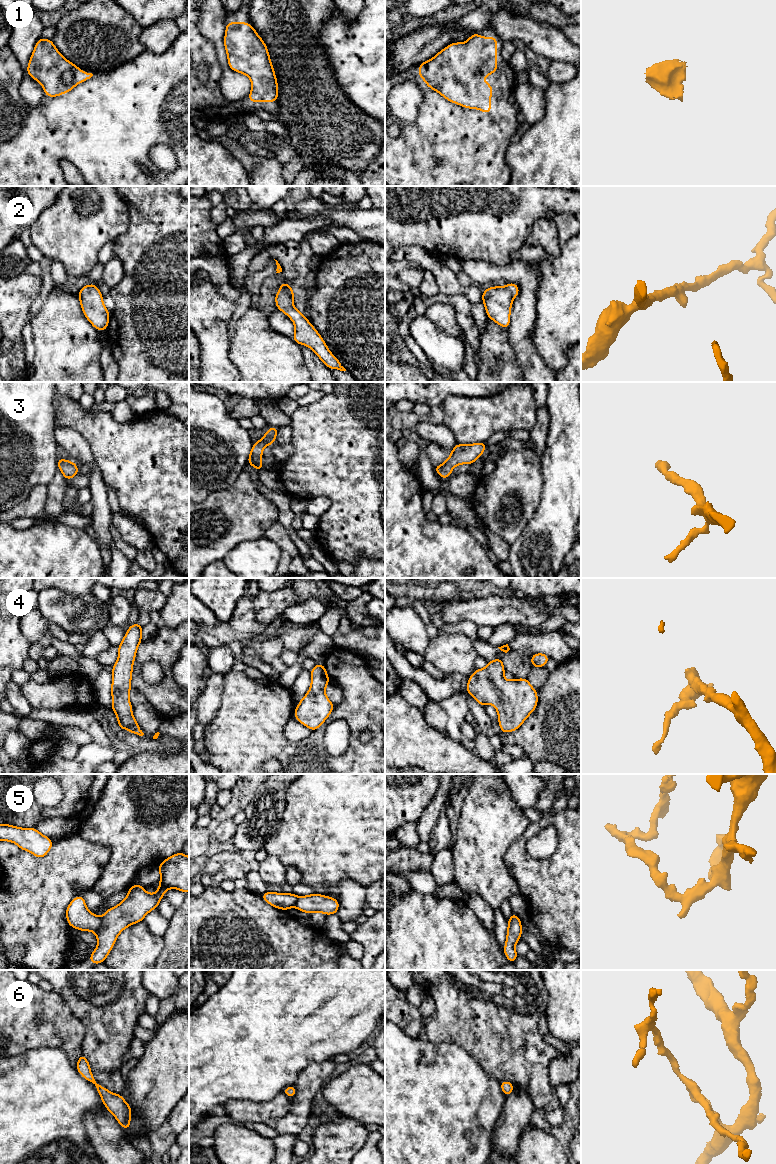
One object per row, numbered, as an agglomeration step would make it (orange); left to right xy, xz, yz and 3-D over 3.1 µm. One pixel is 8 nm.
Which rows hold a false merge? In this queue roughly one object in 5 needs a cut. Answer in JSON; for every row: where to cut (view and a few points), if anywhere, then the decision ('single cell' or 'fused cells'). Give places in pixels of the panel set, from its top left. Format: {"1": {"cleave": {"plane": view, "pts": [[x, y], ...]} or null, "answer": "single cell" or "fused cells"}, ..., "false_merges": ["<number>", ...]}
{"1": {"cleave": null, "answer": "single cell"}, "2": {"cleave": null, "answer": "single cell"}, "3": {"cleave": null, "answer": "single cell"}, "4": {"cleave": null, "answer": "single cell"}, "5": {"cleave": {"plane": "xy", "pts": [[101, 917], [101, 923], [95, 931]]}, "answer": "fused cells"}, "6": {"cleave": null, "answer": "single cell"}, "false_merges": ["5"]}

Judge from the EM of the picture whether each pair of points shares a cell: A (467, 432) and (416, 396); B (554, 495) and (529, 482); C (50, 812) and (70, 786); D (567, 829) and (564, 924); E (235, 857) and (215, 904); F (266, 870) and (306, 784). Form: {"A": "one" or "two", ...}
{"A": "two", "B": "two", "C": "one", "D": "one", "E": "two", "F": "two"}

